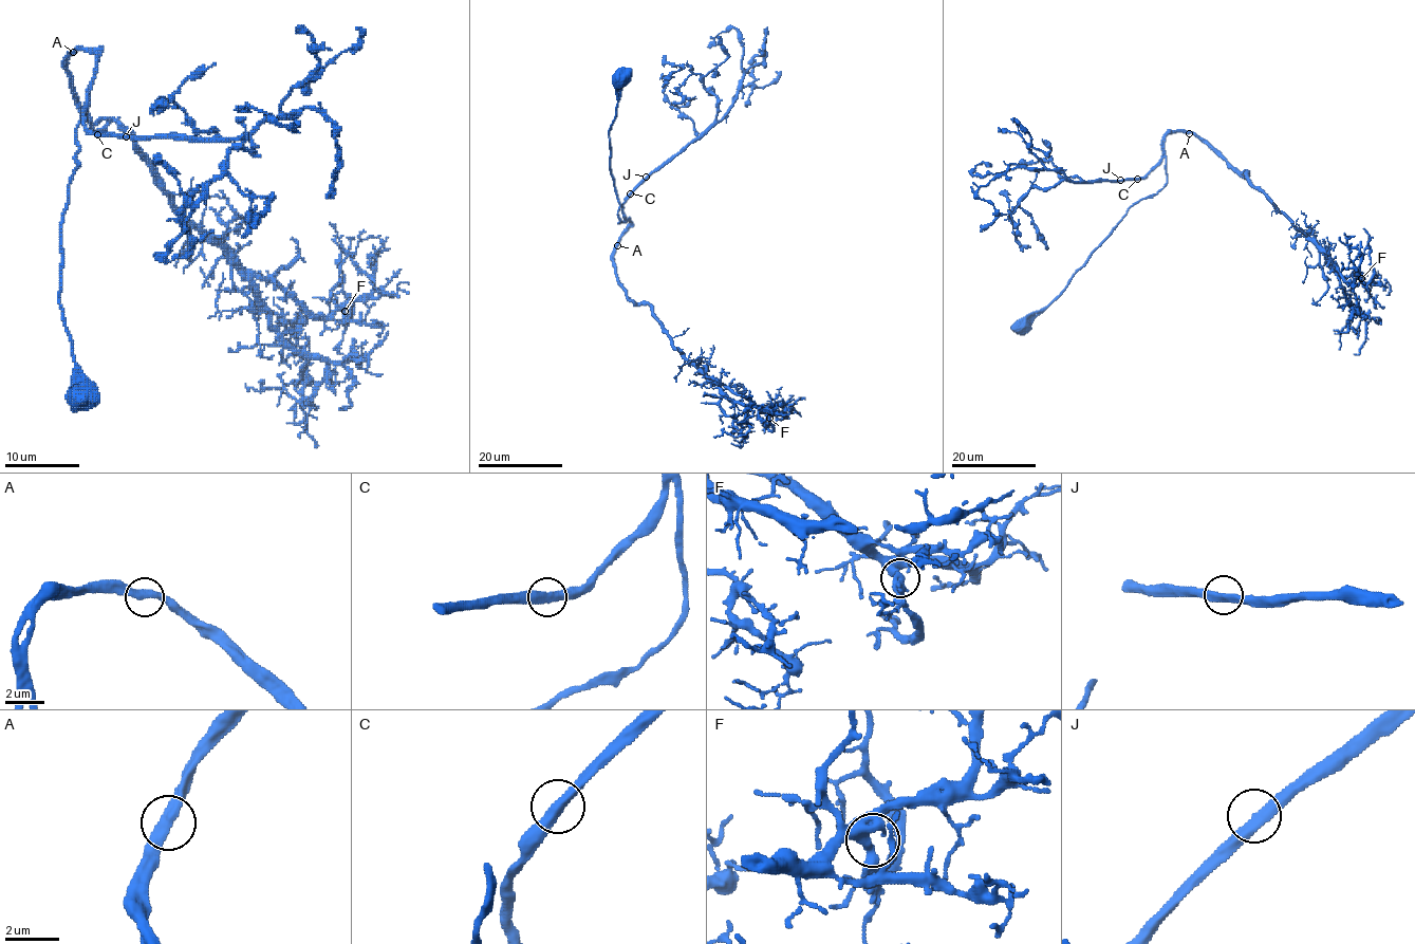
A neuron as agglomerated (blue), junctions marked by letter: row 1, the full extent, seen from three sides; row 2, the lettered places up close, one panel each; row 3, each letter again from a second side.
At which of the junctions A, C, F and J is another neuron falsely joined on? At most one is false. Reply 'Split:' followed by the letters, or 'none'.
Split: none

